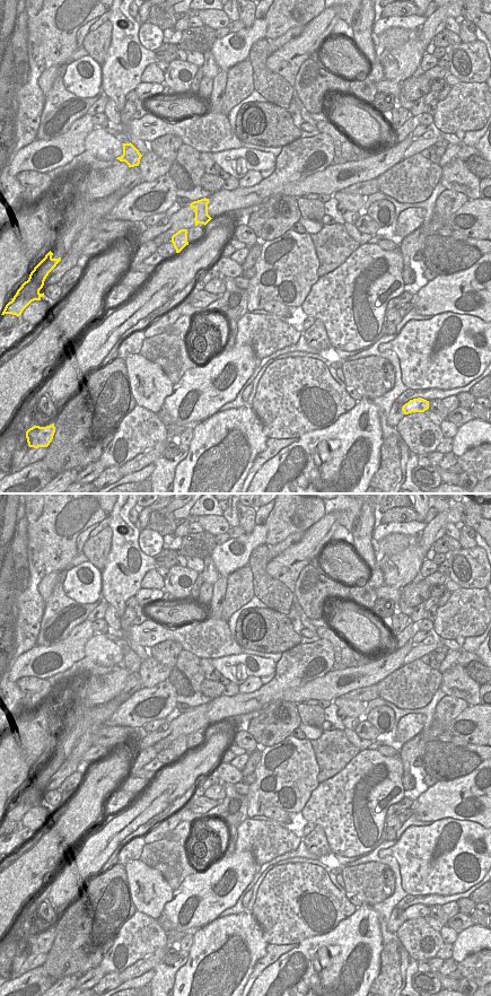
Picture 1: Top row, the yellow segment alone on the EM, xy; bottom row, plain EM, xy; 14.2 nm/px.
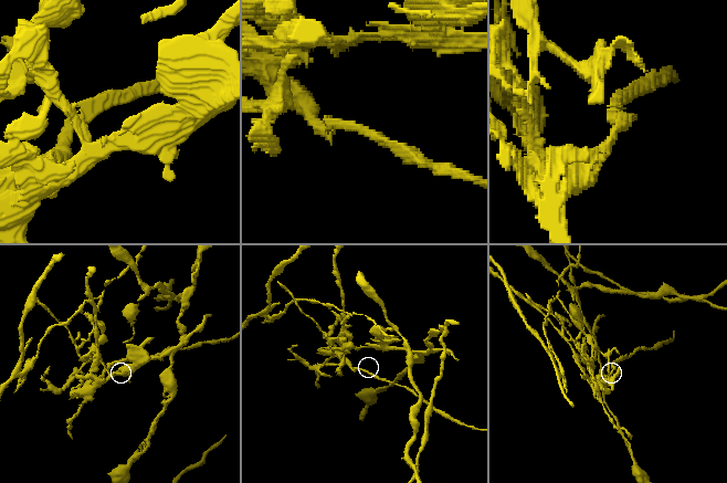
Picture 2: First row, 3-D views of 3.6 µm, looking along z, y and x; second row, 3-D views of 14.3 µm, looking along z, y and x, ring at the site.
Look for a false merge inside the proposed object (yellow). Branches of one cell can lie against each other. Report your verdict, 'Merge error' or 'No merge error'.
Merge error.

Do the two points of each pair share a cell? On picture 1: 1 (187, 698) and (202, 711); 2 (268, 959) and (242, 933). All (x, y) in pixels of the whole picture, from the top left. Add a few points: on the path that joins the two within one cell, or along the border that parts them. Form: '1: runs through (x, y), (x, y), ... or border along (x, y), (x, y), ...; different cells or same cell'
1: border along (205, 702), (192, 708); different cells
2: border along (268, 944), (266, 952), (255, 963), (248, 977); different cells

